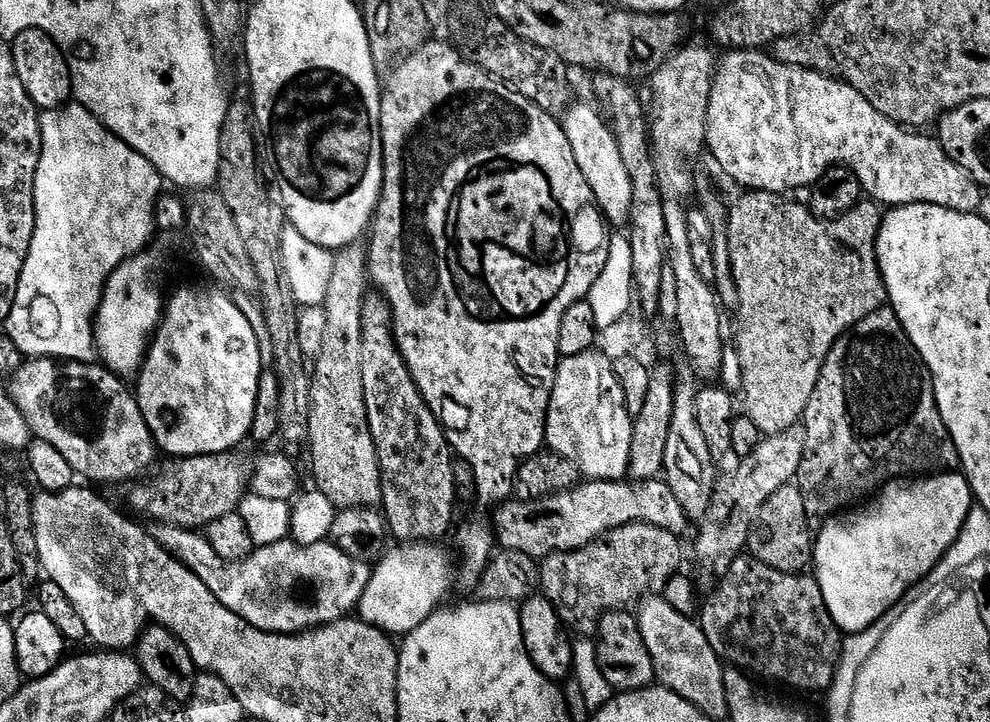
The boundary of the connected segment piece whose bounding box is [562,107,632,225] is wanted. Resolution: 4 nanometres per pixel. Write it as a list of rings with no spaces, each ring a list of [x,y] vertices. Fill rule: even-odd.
[[[573,107],[562,120],[572,153],[576,155],[578,166],[584,177],[588,179],[592,193],[596,195],[596,204],[602,209],[607,223],[620,224],[623,220],[625,223],[629,219],[629,209],[632,207],[632,183],[628,177],[626,164],[619,156],[616,134],[606,123],[605,117],[603,115],[600,117],[594,109],[575,108]]]

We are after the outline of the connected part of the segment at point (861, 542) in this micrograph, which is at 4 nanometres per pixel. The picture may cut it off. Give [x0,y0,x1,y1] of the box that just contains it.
[814,471,974,634]

